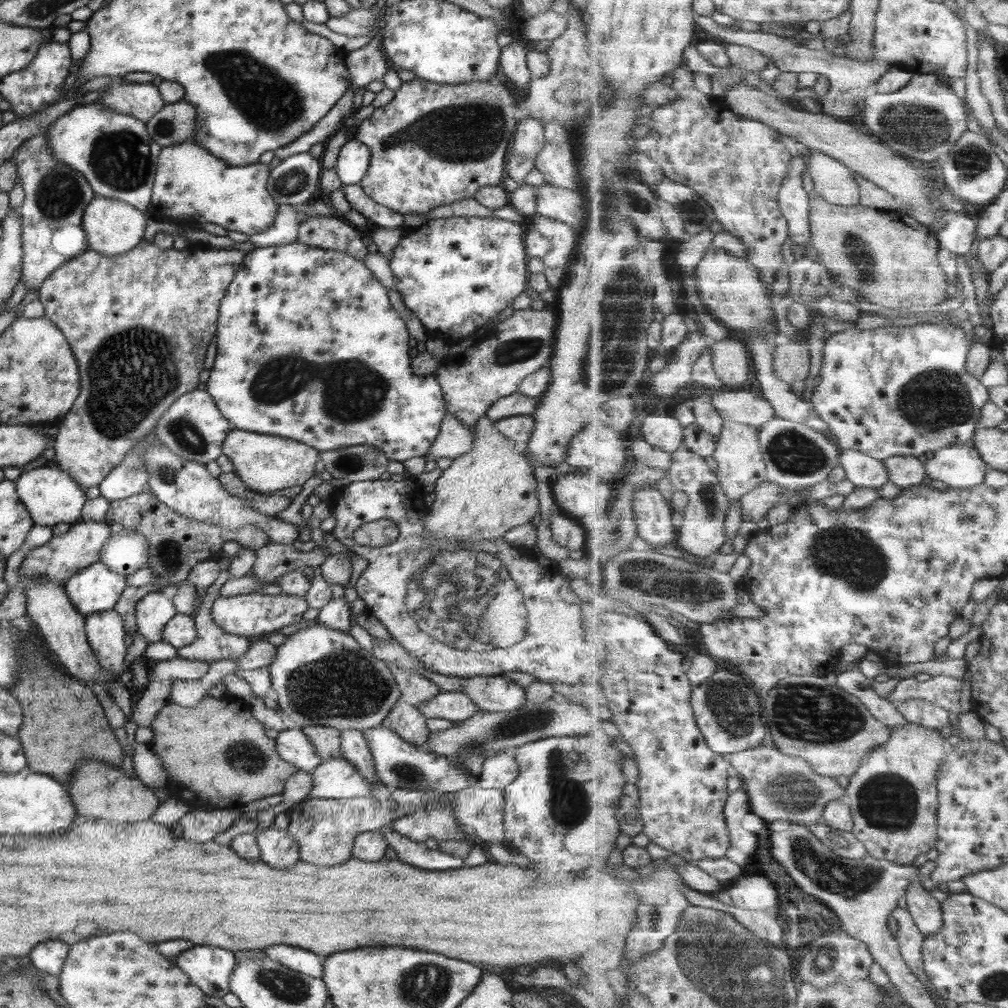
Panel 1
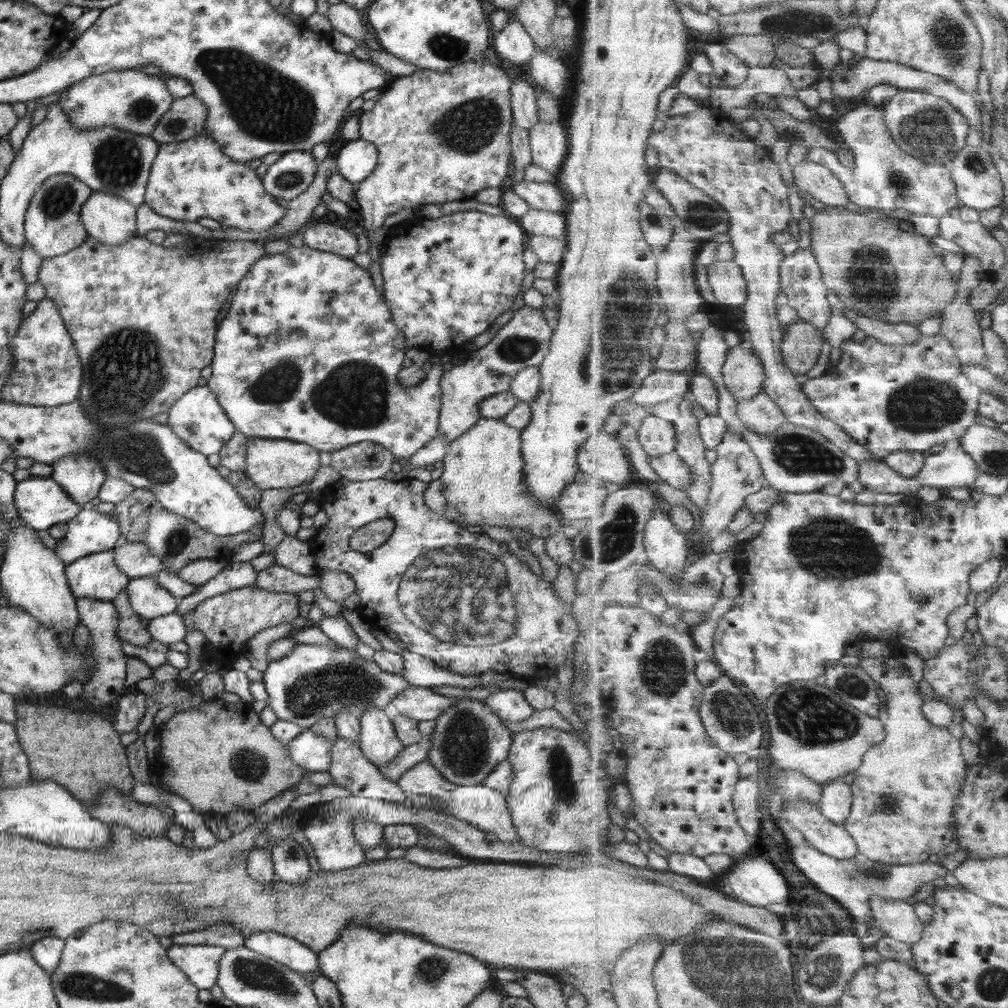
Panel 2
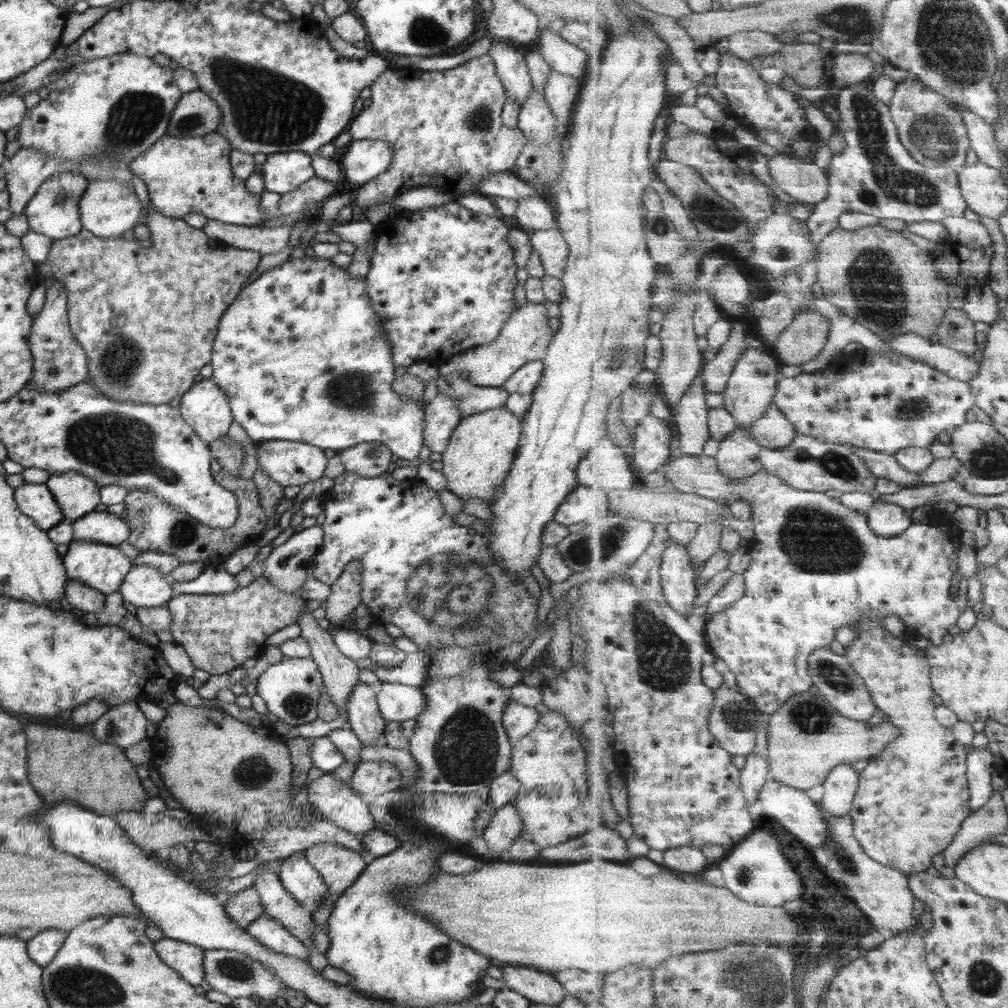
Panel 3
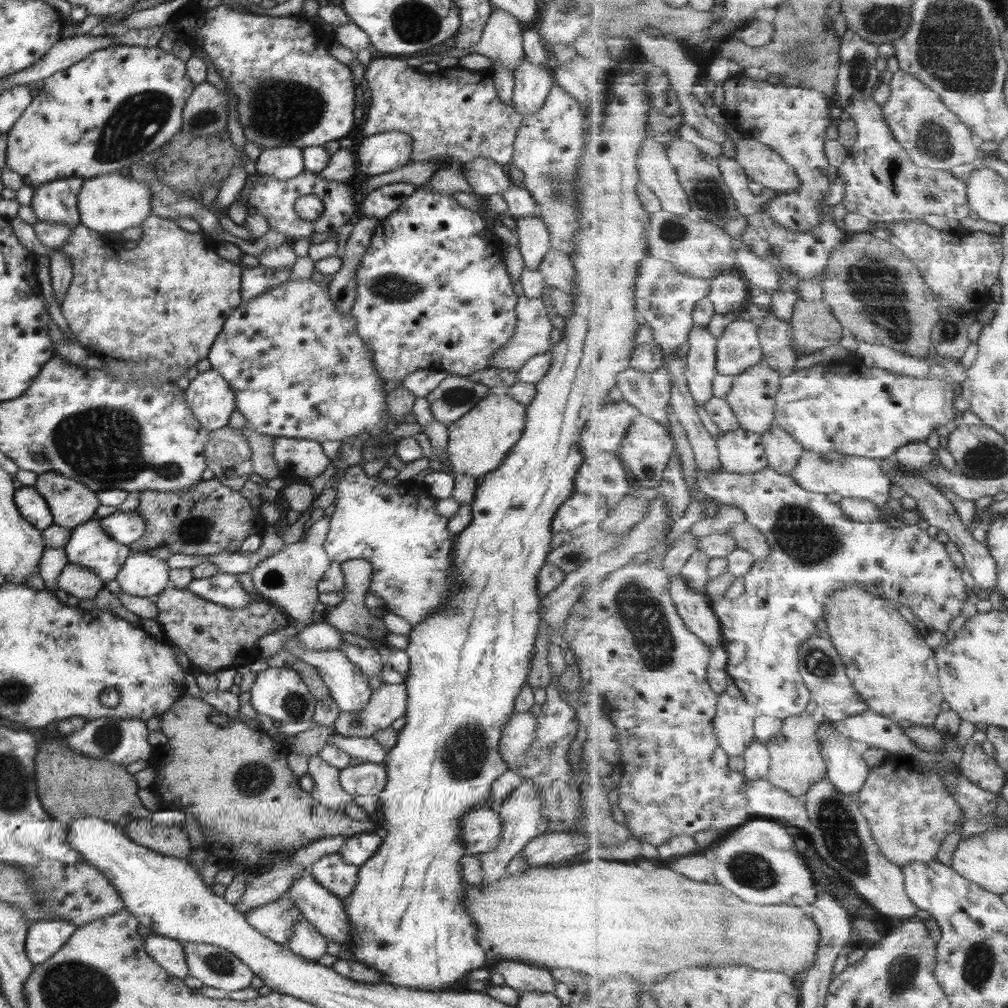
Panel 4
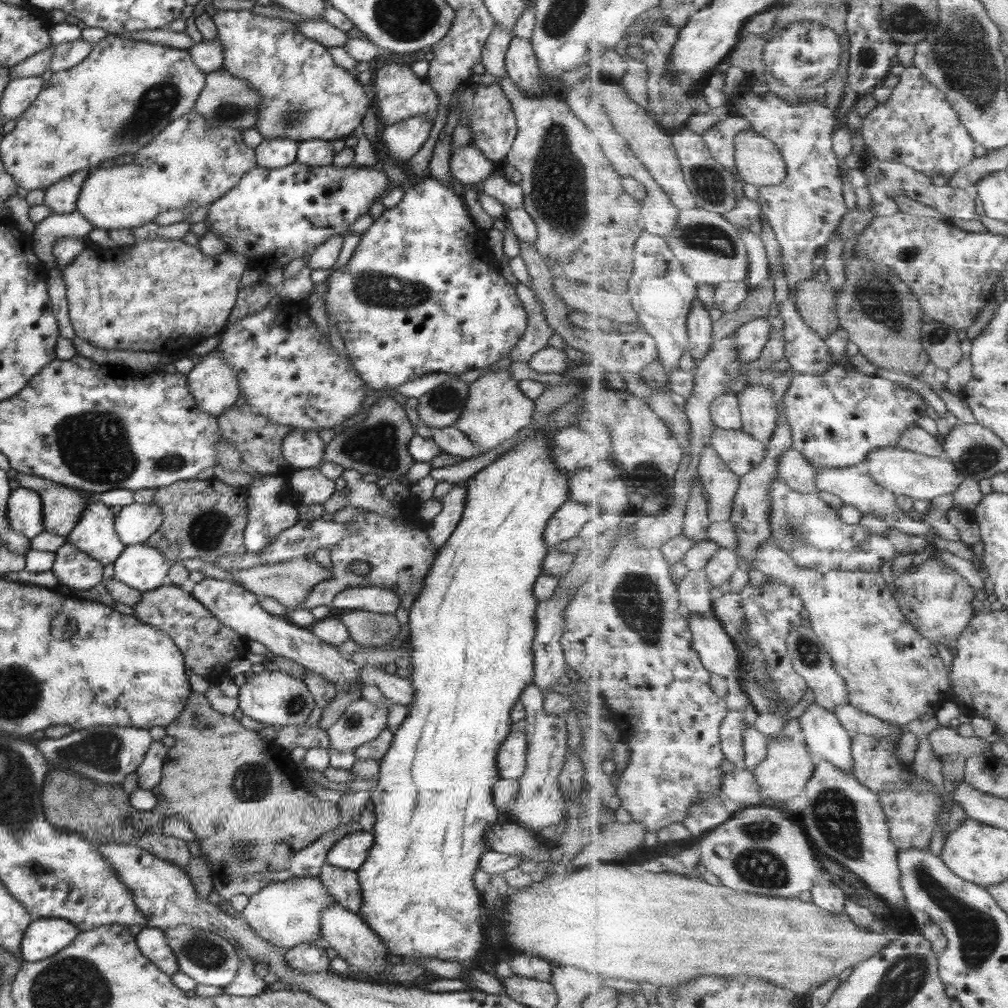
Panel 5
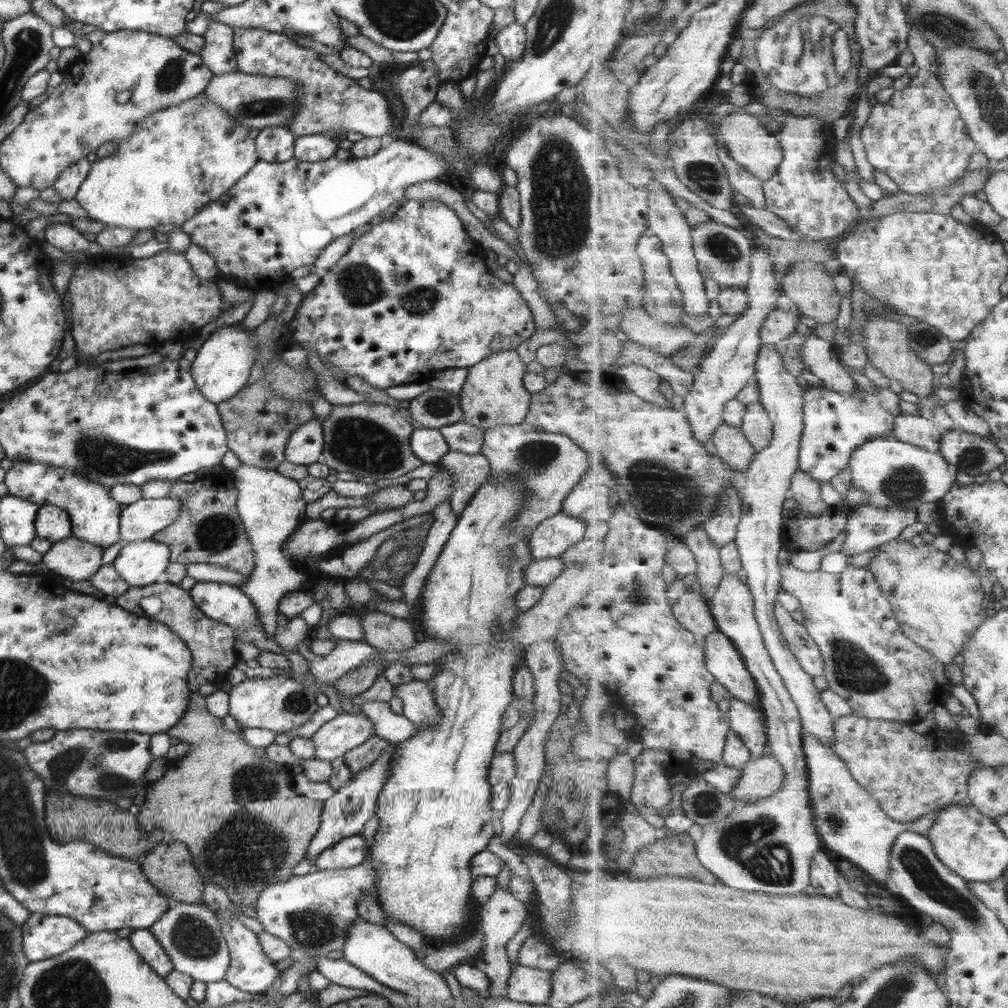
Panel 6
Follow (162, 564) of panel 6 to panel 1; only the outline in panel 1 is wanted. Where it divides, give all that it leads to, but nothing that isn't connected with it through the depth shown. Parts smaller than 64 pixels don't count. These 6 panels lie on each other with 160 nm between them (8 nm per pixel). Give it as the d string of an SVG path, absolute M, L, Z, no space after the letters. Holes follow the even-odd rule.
M152 588L133 608L136 618L137 635L141 634L147 643L160 640L163 625L175 613L176 608L171 594Z

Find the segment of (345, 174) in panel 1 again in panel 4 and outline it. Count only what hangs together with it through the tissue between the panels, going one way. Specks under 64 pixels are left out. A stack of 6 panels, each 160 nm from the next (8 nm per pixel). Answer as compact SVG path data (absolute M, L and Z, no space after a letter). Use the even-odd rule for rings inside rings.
M393 131L366 136L357 147L356 175L367 177L405 166L410 161L412 140Z

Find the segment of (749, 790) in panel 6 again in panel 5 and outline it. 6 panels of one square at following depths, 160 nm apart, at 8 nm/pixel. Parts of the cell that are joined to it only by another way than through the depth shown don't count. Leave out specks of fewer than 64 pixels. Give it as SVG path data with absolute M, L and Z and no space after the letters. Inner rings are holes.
M779 735L771 739L768 757L757 766L754 773L761 793L773 804L787 803L790 799L804 794L815 769L816 764L809 758L809 748L806 744L795 743L791 738Z

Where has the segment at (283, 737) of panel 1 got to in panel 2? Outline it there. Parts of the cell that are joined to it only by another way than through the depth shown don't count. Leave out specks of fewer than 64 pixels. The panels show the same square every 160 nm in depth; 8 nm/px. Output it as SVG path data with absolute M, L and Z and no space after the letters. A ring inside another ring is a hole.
M303 729L297 737L289 741L286 747L290 759L302 769L322 773L328 770L332 747L332 742L328 738Z

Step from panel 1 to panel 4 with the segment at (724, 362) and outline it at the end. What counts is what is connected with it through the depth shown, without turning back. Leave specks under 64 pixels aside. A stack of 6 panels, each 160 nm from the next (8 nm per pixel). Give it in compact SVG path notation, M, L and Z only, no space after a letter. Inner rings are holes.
M765 362L748 368L734 378L732 391L725 399L729 401L743 428L762 435L772 427L776 420L776 394L779 392L781 379L777 368L773 369Z

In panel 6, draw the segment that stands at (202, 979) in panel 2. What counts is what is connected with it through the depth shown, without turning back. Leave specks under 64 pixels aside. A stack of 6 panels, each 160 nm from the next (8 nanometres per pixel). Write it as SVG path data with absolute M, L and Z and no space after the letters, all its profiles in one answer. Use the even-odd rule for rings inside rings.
M133 929L133 932L129 934L128 941L133 950L159 978L164 978L172 971L173 965L169 957L148 929Z

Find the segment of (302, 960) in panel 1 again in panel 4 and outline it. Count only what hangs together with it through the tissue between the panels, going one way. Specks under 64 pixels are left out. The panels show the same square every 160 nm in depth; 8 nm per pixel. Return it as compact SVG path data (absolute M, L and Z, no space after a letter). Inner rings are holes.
M285 893L278 894L271 902L246 910L243 915L256 932L284 946L291 937L294 922L302 918L301 911Z

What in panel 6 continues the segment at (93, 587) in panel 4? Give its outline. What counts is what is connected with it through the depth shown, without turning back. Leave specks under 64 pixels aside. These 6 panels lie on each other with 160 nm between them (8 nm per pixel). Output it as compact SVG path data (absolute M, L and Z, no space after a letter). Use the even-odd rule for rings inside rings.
M77 537L52 542L42 556L42 566L54 577L87 580L102 565L102 548Z

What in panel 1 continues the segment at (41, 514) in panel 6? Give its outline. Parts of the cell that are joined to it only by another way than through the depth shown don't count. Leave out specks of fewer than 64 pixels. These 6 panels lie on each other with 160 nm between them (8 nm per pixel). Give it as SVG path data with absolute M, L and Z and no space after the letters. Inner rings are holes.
M141 241L135 248L127 250L125 254L119 254L115 258L103 256L99 252L87 248L81 255L66 259L39 283L36 288L37 300L43 306L44 318L47 318L63 333L75 357L80 376L78 397L73 401L73 406L57 421L57 436L51 445L55 453L53 460L56 463L55 467L72 478L81 489L86 490L91 486L98 486L110 473L110 470L115 468L127 455L127 452L133 450L139 439L143 439L153 432L158 418L171 406L175 398L197 388L199 372L204 369L207 345L211 339L215 338L219 302L225 296L227 287L243 259L244 253L234 249L192 245L182 250L159 249L147 241Z

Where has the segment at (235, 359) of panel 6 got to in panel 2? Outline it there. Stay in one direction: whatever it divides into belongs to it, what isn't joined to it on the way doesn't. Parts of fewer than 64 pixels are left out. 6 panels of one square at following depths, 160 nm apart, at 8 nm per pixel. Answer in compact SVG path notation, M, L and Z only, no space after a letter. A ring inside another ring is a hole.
M206 385L193 387L178 398L167 410L164 421L173 429L173 432L189 446L189 450L195 450L207 457L218 454L225 445L225 441L237 432L236 428L227 418L225 411L217 402L216 396Z

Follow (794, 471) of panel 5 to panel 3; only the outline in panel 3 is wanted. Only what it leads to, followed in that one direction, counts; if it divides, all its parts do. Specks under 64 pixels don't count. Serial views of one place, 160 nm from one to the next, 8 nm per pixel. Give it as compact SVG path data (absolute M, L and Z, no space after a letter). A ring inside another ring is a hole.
M772 402L770 409L759 420L752 422L750 434L767 448L781 448L789 446L795 440L798 432L793 423Z

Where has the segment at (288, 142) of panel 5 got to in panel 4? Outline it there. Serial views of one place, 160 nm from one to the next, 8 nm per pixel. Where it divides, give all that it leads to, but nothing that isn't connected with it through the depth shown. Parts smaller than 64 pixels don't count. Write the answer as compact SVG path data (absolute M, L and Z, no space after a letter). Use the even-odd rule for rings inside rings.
M296 146L261 149L254 165L256 174L263 174L273 180L291 180L304 170L301 149Z

